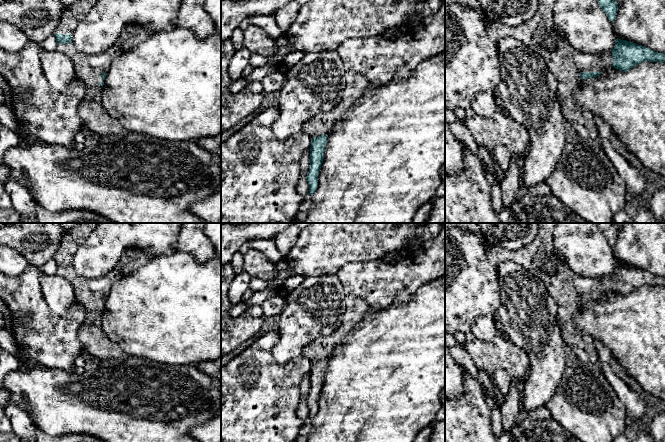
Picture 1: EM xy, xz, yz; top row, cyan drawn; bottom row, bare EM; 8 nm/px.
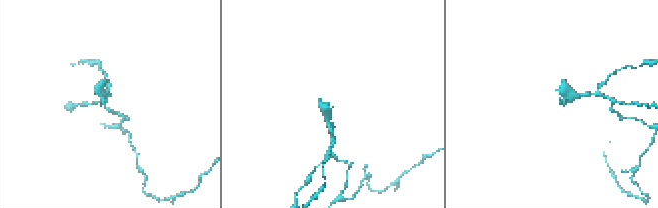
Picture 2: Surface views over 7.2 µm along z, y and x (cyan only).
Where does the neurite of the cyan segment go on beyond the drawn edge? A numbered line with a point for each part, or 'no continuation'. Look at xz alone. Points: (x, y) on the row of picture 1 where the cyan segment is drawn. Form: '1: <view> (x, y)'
1: xz (356, 85)

